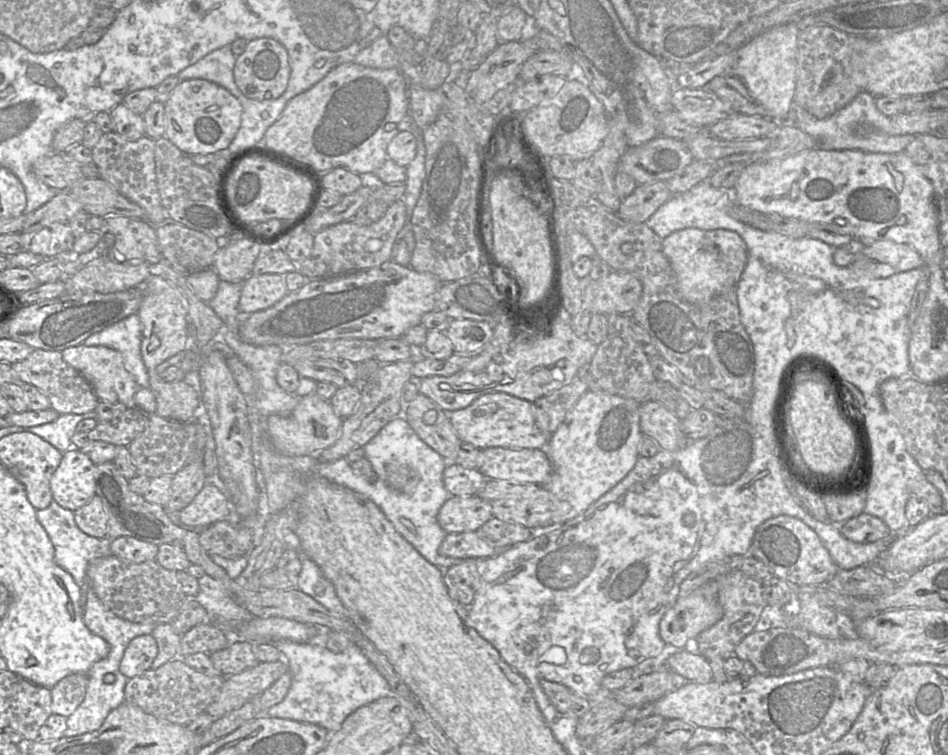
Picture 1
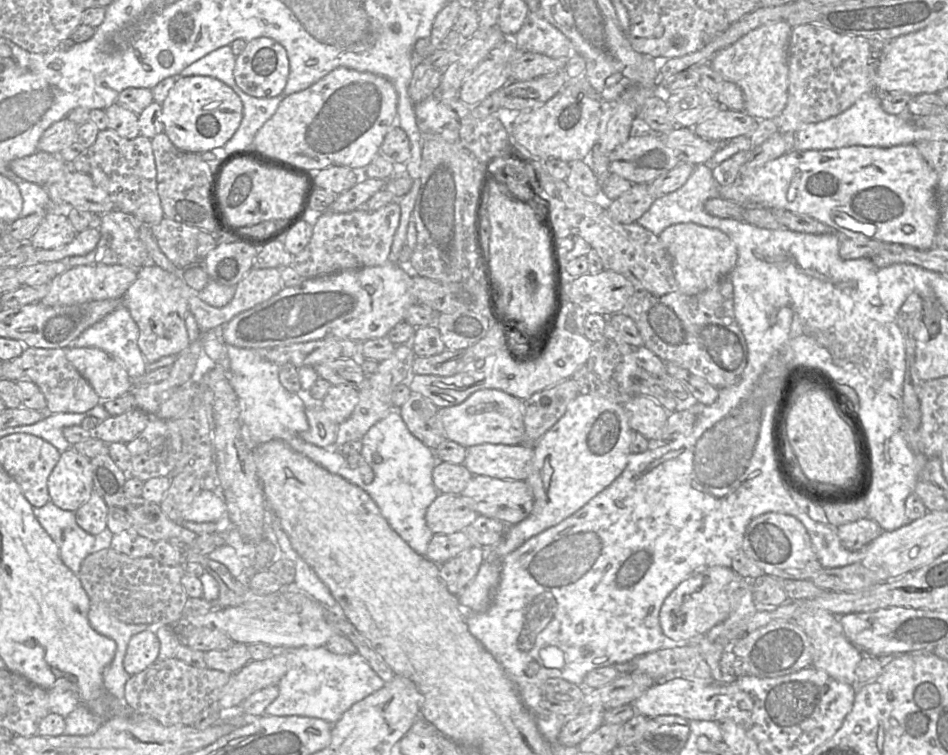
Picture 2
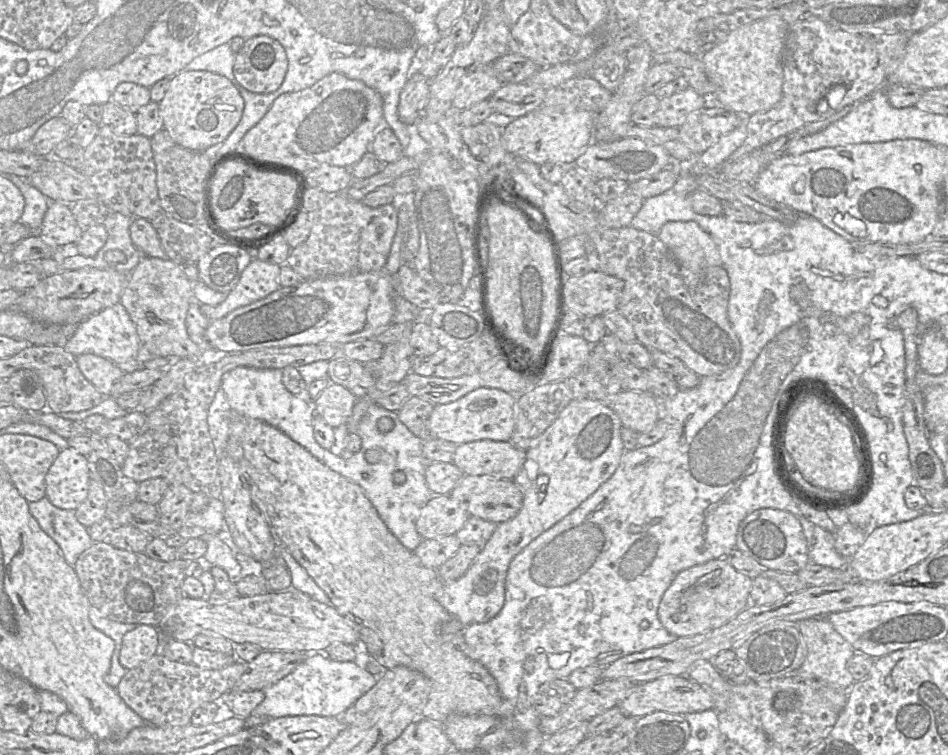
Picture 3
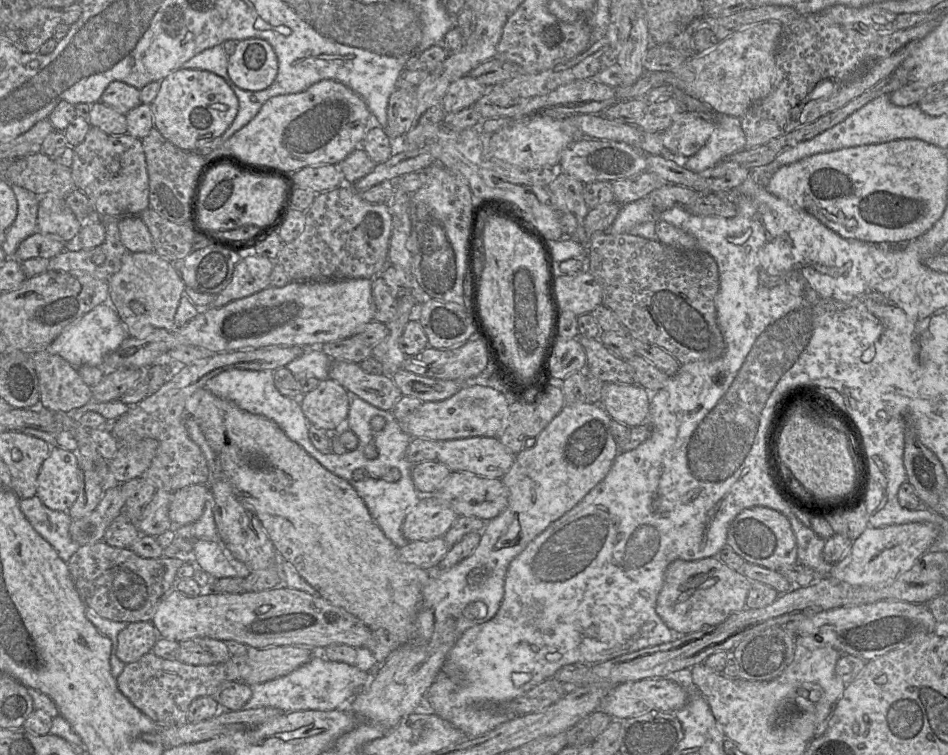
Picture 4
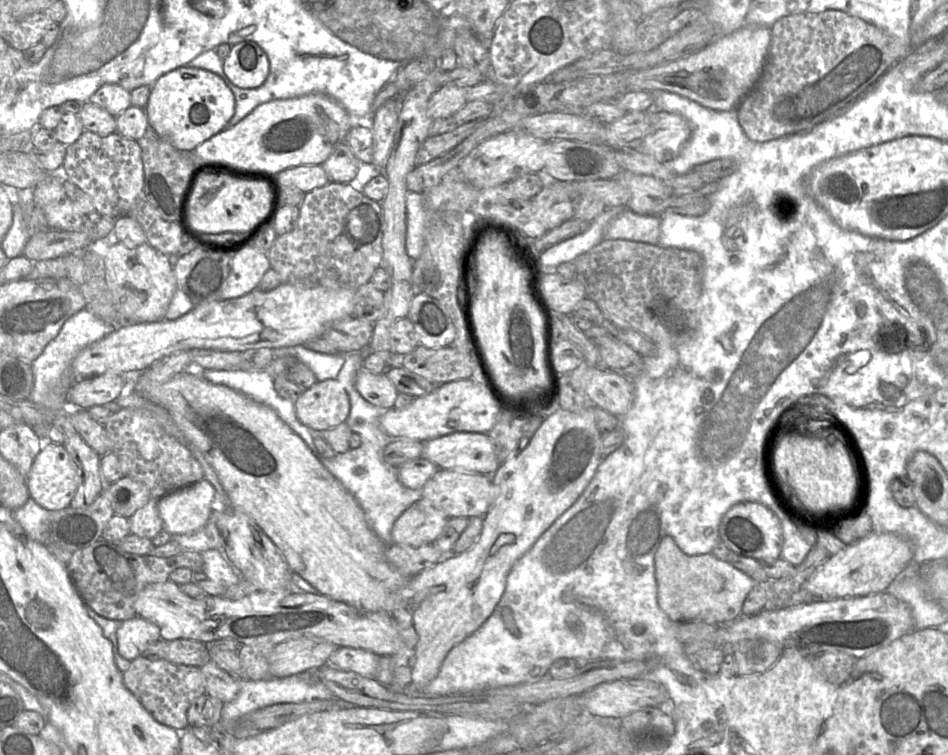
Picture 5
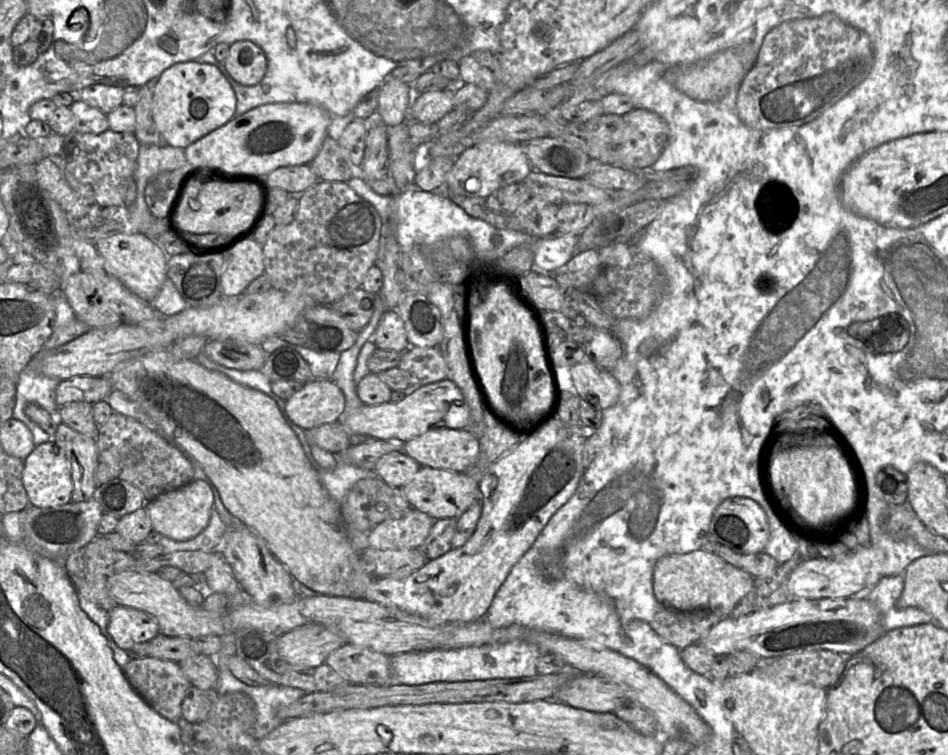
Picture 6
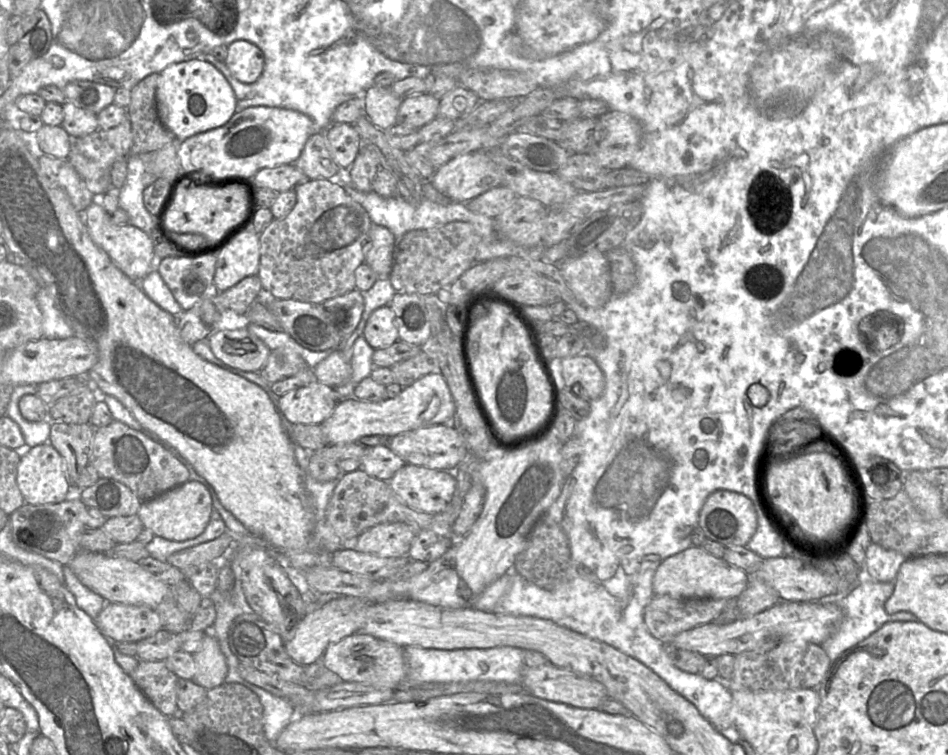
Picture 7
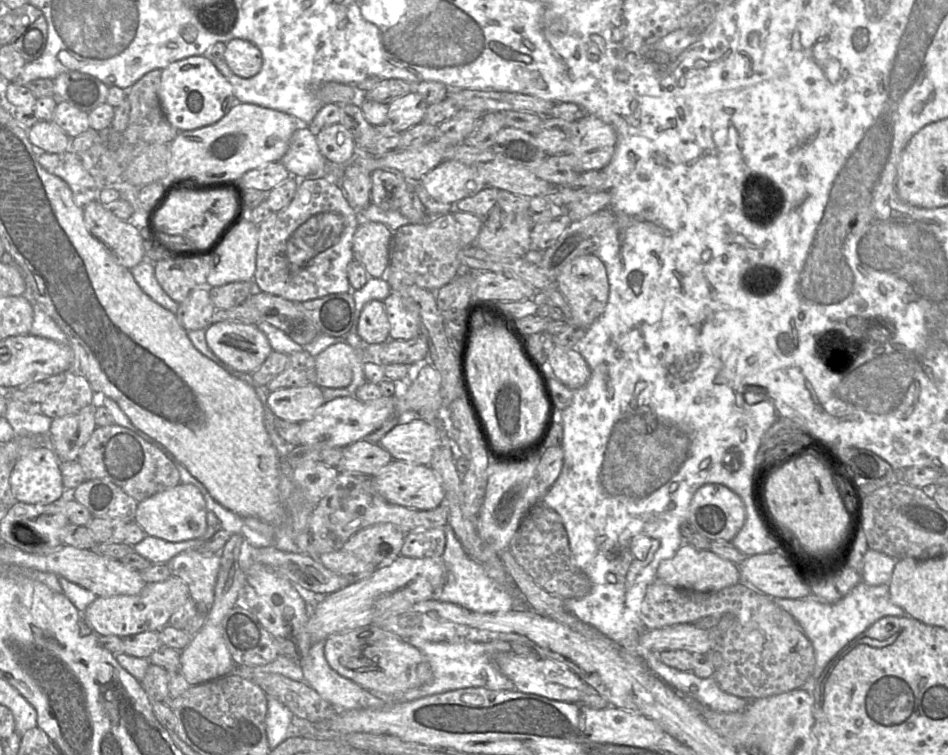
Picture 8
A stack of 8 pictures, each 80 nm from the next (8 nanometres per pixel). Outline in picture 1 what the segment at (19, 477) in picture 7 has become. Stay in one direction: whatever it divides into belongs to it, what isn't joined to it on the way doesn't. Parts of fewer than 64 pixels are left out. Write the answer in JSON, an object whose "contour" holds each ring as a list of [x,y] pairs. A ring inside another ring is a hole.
{"contour":[[[70,448],[50,479],[50,489],[55,502],[74,512],[96,495],[95,464],[79,449]]]}

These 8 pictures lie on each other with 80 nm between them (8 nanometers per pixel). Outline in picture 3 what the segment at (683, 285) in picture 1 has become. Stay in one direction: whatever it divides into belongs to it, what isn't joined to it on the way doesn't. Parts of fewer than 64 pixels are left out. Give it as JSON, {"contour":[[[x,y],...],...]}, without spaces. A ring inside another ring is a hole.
{"contour":[[[669,221],[657,237],[668,247],[688,285],[696,285],[709,267],[721,266],[722,260],[712,237],[694,221]]]}

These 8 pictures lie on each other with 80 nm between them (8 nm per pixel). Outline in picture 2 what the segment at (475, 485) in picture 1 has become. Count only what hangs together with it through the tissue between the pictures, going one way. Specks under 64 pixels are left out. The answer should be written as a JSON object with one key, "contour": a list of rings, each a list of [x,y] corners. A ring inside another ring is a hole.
{"contour":[[[438,461],[432,472],[439,493],[461,494],[473,474],[463,464]]]}

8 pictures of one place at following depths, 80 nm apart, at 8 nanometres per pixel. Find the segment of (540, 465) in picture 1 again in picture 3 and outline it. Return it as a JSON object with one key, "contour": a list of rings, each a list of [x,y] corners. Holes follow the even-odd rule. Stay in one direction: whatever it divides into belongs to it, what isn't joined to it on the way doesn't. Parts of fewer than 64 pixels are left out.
{"contour":[[[483,439],[457,445],[452,463],[464,475],[488,476],[512,480],[518,474],[525,455],[525,450],[515,447],[510,441],[503,442]]]}

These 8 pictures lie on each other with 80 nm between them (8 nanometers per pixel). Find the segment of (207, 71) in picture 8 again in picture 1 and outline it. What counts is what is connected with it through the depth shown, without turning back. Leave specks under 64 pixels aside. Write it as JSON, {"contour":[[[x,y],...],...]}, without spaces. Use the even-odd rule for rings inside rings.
{"contour":[[[204,79],[179,81],[164,103],[165,137],[187,155],[225,151],[235,137],[242,118],[242,105],[226,88]]]}

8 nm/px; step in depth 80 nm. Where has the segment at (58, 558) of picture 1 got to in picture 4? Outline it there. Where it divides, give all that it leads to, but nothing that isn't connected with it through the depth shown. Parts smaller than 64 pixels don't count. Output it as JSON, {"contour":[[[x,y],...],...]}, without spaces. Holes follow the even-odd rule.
{"contour":[[[37,497],[23,498],[19,507],[35,531],[40,534],[58,553],[61,559],[67,562],[79,549],[69,533],[72,521],[68,512],[56,511],[46,507]]]}

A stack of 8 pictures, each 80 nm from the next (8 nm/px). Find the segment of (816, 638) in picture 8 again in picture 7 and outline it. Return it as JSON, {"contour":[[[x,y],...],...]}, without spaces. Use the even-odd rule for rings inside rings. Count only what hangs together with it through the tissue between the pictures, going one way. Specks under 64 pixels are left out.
{"contour":[[[862,578],[856,586],[838,602],[843,612],[843,620],[838,629],[821,645],[832,662],[837,661],[847,650],[868,638],[887,622],[917,622],[916,616],[909,612],[901,611],[888,614],[885,610],[885,602],[890,598],[894,590],[893,582],[876,582]]]}

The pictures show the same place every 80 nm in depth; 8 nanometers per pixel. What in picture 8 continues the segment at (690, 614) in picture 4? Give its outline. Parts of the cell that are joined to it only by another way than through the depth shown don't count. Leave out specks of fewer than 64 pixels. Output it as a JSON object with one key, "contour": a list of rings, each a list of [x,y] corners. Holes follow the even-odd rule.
{"contour":[[[684,543],[672,558],[661,561],[656,580],[675,588],[708,593],[738,584],[741,582],[741,577],[738,565],[721,558],[710,550],[696,549]]]}

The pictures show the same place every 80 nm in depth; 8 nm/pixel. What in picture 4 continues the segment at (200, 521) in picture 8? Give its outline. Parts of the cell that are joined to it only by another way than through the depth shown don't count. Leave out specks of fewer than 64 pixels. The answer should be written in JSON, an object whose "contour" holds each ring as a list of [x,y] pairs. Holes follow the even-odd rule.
{"contour":[[[196,484],[173,493],[169,518],[174,527],[190,524],[201,517],[209,490],[207,484]]]}

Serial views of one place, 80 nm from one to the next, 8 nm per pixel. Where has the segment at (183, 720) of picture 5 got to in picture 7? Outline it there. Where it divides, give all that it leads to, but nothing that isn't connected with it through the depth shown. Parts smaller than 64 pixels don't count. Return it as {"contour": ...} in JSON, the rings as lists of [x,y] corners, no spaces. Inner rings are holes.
{"contour":[[[140,661],[129,675],[161,714],[167,717],[179,715],[177,707],[179,677],[167,668],[164,661]]]}

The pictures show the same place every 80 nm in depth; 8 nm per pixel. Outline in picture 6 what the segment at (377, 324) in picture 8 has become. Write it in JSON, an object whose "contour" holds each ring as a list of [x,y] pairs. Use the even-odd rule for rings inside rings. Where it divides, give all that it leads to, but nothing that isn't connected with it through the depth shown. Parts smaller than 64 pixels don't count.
{"contour":[[[396,310],[384,312],[372,335],[372,341],[377,348],[386,350],[406,351],[410,347],[404,322]]]}

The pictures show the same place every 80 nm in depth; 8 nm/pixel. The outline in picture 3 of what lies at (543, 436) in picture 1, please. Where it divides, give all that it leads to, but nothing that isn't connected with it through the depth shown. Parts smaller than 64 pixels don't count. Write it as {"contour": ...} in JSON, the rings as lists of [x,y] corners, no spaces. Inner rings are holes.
{"contour":[[[480,387],[454,402],[434,405],[429,417],[429,430],[433,438],[456,445],[483,439],[510,441],[515,424],[515,407],[516,398],[508,392]]]}

